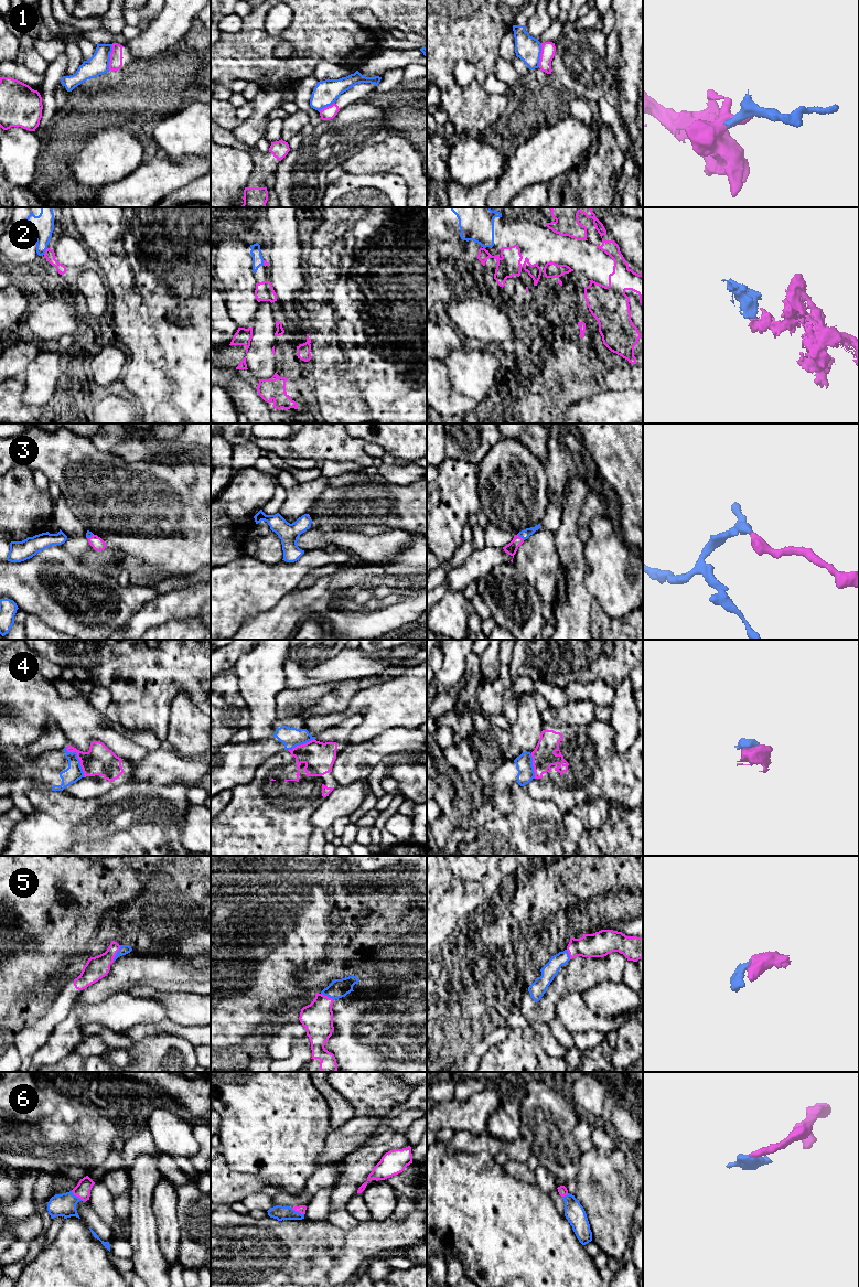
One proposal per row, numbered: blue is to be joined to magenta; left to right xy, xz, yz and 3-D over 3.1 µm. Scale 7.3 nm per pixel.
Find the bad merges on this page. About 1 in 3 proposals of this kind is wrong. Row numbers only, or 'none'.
1, 4

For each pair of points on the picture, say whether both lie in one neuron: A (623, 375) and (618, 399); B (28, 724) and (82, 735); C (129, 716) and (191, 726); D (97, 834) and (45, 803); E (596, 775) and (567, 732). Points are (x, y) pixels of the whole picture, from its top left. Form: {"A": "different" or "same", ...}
{"A": "different", "B": "same", "C": "different", "D": "same", "E": "same"}

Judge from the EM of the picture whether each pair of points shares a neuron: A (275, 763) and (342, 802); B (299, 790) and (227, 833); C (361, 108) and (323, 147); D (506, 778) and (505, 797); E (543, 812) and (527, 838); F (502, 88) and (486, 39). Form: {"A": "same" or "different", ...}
{"A": "different", "B": "same", "C": "same", "D": "same", "E": "same", "F": "different"}

